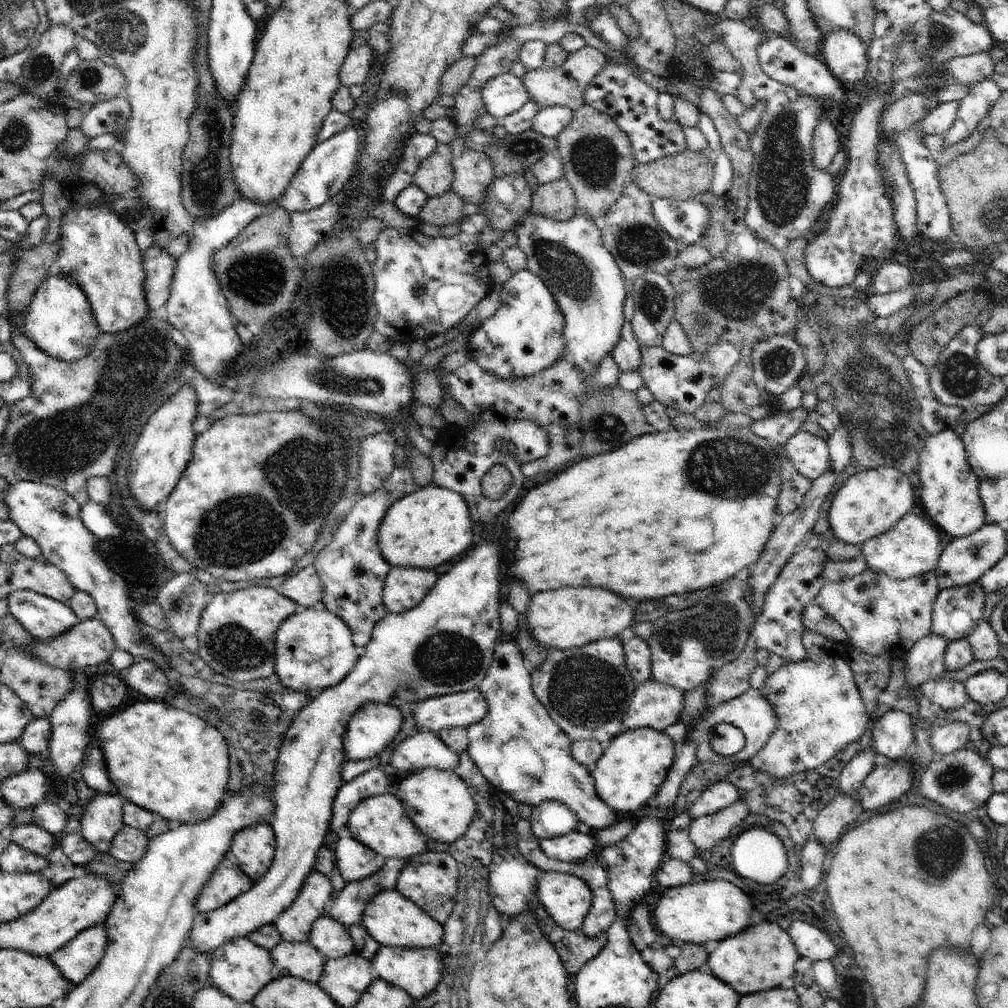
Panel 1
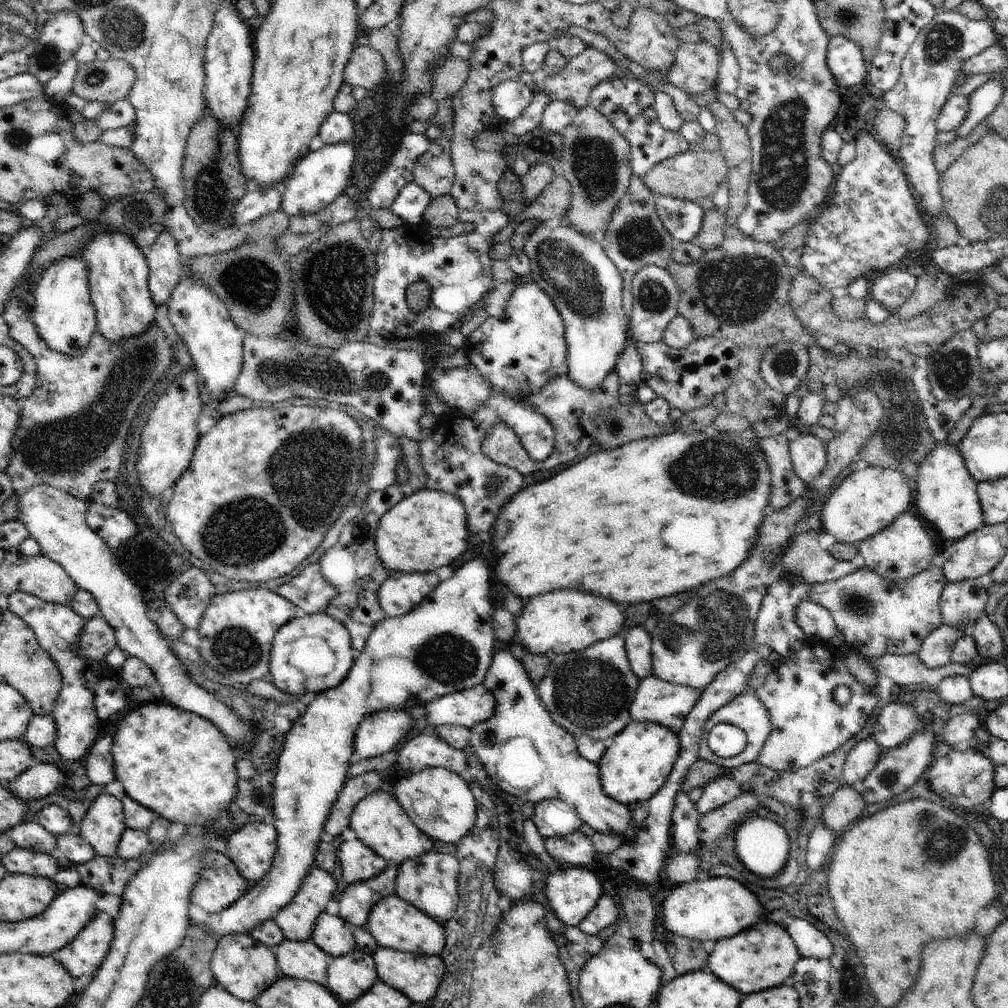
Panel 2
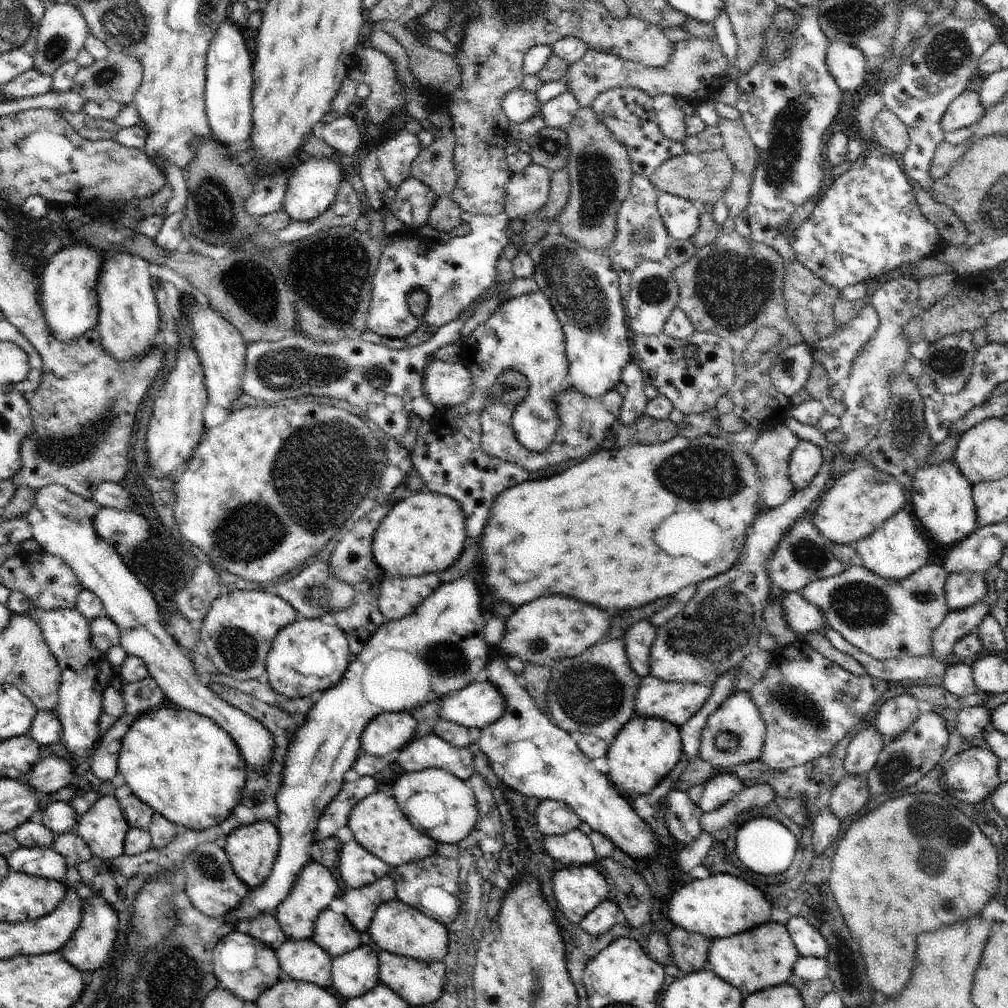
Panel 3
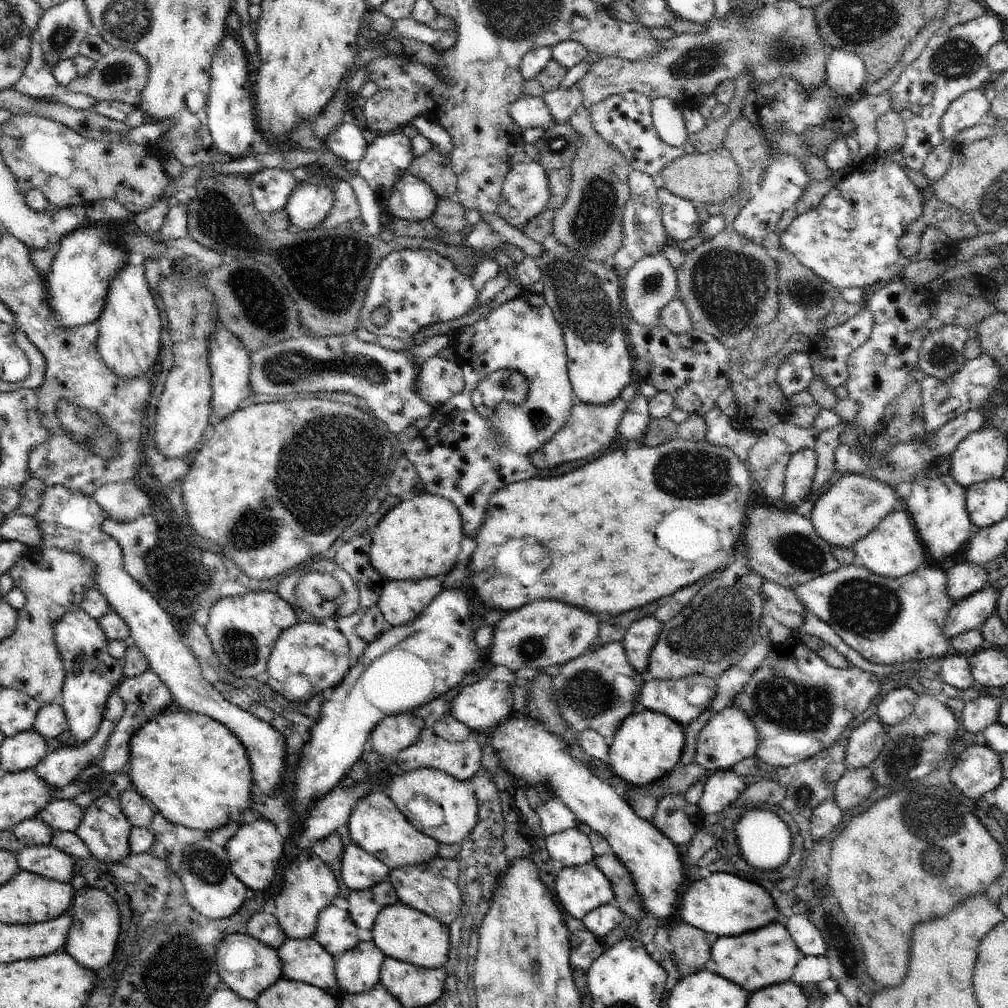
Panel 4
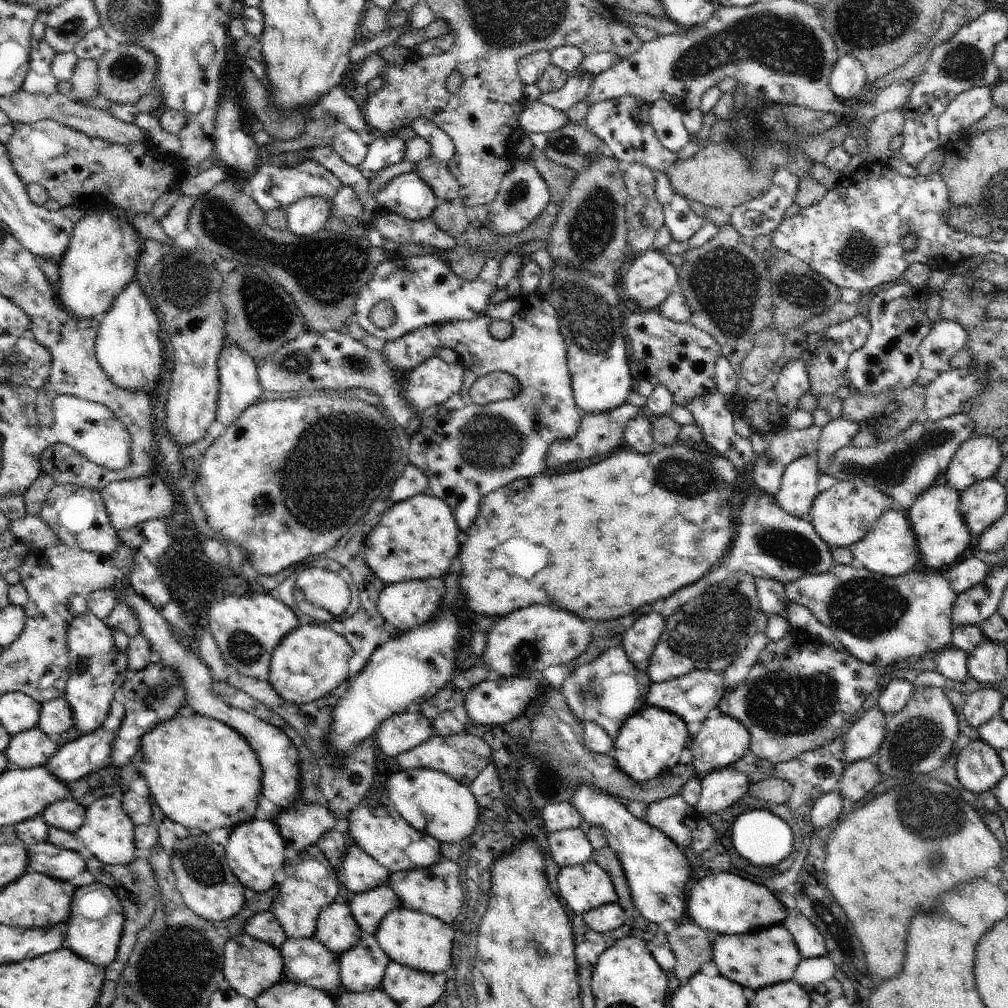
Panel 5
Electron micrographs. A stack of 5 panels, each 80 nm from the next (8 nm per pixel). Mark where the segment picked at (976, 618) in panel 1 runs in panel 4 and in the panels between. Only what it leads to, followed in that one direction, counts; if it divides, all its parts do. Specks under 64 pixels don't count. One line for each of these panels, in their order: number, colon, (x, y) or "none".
2: (961, 603)
3: (961, 590)
4: (964, 578)

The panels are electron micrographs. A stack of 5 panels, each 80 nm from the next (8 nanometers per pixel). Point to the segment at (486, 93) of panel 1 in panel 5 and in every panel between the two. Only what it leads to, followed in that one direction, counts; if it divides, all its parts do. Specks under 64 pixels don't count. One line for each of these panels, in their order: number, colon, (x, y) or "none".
2: (510, 98)
3: (519, 105)
4: (528, 111)
5: (535, 117)

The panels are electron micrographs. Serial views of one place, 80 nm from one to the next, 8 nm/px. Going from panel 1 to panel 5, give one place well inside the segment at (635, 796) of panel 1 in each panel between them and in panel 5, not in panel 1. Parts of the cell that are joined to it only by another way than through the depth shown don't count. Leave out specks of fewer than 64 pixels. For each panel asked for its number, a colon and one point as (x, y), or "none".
2: (636, 765)
3: (646, 750)
4: (648, 745)
5: (649, 743)

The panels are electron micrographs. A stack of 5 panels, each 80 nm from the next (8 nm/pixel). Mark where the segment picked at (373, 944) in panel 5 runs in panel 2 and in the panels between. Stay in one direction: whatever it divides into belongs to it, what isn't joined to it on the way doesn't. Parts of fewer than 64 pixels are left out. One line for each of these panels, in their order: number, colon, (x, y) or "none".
2: (348, 977)
3: (353, 974)
4: (358, 971)

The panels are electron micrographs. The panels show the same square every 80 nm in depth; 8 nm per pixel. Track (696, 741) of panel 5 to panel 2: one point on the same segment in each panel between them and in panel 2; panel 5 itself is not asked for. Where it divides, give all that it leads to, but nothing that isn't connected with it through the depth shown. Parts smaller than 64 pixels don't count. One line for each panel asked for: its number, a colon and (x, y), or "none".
2: (746, 711)
3: (739, 715)
4: (728, 737)

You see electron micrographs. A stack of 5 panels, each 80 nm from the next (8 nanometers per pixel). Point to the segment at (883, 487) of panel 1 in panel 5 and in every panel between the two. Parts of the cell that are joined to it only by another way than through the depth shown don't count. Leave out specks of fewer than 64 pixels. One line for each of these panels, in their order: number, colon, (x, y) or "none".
2: (870, 499)
3: (860, 502)
4: (851, 506)
5: (845, 513)

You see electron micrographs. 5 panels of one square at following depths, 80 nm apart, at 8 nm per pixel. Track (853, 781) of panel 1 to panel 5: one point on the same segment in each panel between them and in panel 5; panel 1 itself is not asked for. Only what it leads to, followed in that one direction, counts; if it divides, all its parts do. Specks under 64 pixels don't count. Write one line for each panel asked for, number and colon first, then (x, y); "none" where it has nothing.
2: (861, 760)
3: (862, 753)
4: (867, 741)
5: (864, 739)

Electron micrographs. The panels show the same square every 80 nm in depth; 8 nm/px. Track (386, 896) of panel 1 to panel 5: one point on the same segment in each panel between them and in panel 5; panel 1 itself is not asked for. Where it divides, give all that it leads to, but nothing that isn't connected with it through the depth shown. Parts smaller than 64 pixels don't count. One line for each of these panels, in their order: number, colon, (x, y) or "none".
2: (394, 923)
3: (396, 927)
4: (405, 934)
5: (415, 939)

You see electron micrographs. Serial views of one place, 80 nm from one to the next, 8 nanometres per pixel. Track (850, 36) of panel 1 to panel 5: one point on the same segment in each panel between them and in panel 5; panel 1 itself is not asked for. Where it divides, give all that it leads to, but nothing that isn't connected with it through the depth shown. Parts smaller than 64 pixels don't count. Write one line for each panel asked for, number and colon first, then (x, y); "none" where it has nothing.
2: (845, 60)
3: (846, 63)
4: (846, 73)
5: (847, 80)

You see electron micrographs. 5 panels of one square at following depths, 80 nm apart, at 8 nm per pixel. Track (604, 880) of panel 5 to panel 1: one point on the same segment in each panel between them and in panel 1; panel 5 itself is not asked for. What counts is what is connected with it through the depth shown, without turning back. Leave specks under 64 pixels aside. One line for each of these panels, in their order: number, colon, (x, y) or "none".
1: (566, 898)
2: (572, 892)
3: (577, 890)
4: (580, 889)

